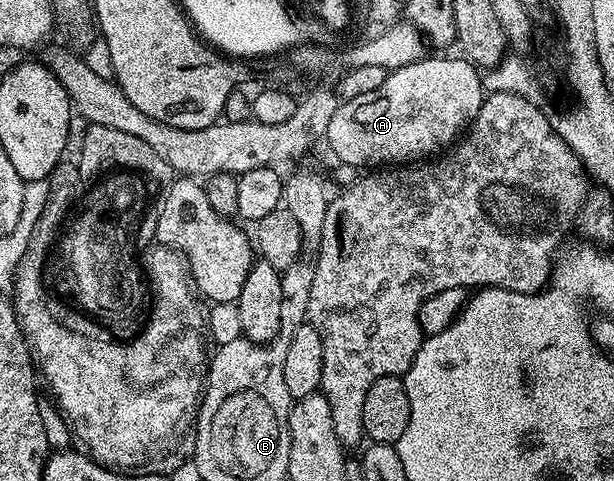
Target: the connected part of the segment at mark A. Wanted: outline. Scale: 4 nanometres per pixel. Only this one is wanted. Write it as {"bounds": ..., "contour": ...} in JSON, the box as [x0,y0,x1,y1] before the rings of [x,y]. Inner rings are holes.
{"bounds":[325,55,485,167],"contour":[[[425,55],[409,67],[390,70],[377,91],[344,100],[329,121],[325,138],[334,155],[353,167],[383,167],[405,158],[427,159],[446,150],[481,111],[485,96],[480,70],[466,57],[454,56]]]}

